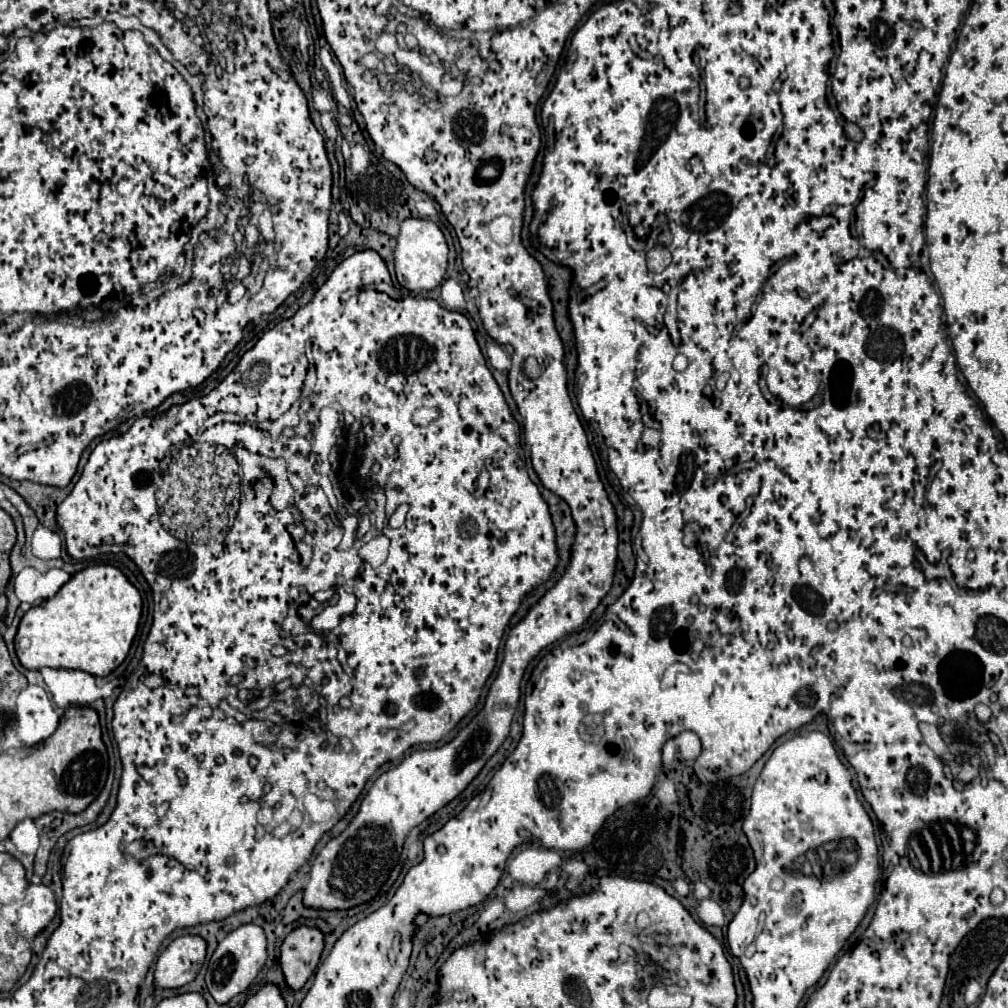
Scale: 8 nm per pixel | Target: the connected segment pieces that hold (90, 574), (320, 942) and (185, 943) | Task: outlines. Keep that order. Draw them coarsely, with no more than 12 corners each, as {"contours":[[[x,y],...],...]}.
{"contours":[[[114,566],[76,572],[30,608],[24,668],[108,676],[130,652],[138,588]],[[298,926],[280,948],[290,988],[306,984],[324,950],[316,926]],[[184,934],[158,956],[158,988],[180,988],[196,978],[206,940]]]}

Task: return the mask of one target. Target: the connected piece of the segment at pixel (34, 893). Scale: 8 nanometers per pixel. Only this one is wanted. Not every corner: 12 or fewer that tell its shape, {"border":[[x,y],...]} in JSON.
{"border":[[44,884],[26,888],[18,932],[34,938],[56,916],[54,892]]}

